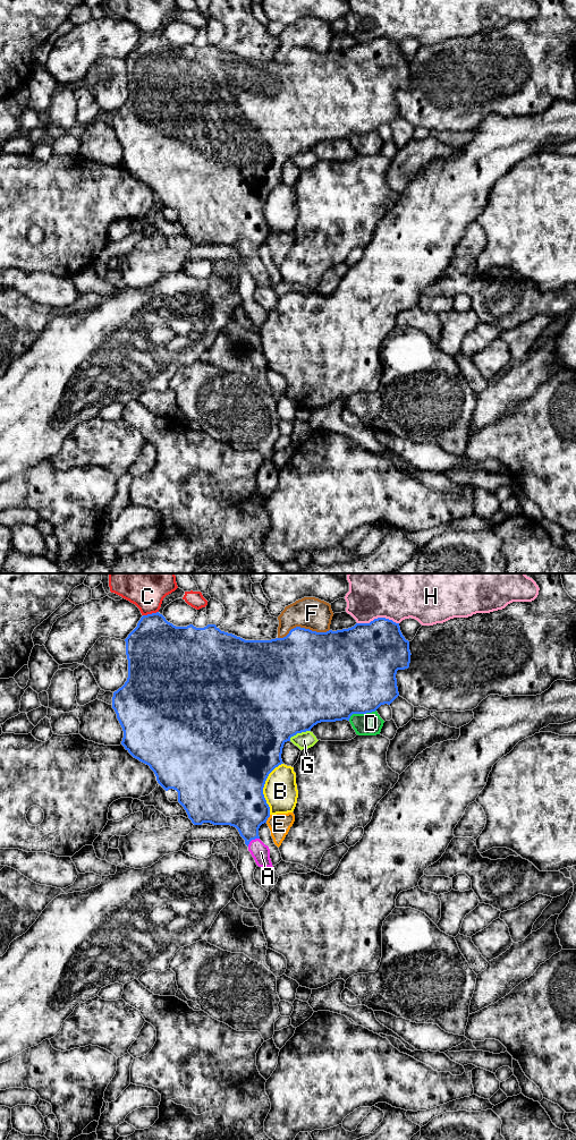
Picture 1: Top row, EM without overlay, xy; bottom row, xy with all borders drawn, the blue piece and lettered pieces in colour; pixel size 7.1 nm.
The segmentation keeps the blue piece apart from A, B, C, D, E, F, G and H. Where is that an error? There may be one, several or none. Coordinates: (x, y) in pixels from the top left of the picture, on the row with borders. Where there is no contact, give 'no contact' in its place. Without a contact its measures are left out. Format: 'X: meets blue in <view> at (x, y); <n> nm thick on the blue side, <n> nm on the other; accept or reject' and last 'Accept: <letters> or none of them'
A: meets blue in xy at (252, 839); 320 nm thick on the blue side, 130 nm on the other; accept
B: meets blue in xy at (263, 787); 500 nm thick on the blue side, 240 nm on the other; reject
C: meets blue in xy at (150, 614); 420 nm thick on the blue side, 360 nm on the other; reject
D: meets blue in xy at (361, 713); 500 nm thick on the blue side, 160 nm on the other; reject
E: meets blue in xy at (268, 817); 360 nm thick on the blue side, 150 nm on the other; reject
F: meets blue in xy at (303, 628); 480 nm thick on the blue side, 220 nm on the other; reject
G: meets blue in xy at (298, 732); 500 nm thick on the blue side, 120 nm on the other; reject
H: meets blue in xy at (378, 618); 420 nm thick on the blue side, 480 nm on the other; reject
Accept: A

